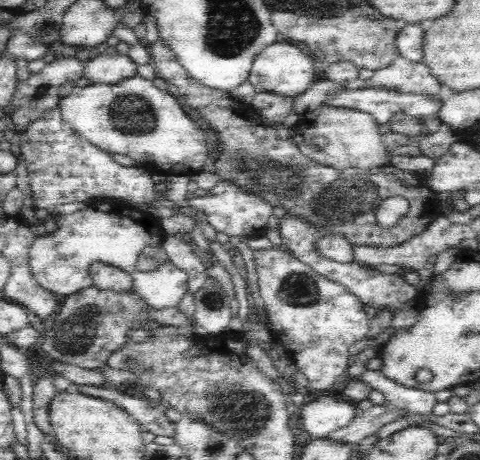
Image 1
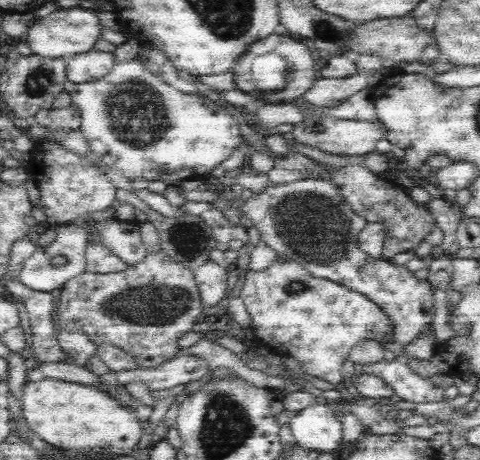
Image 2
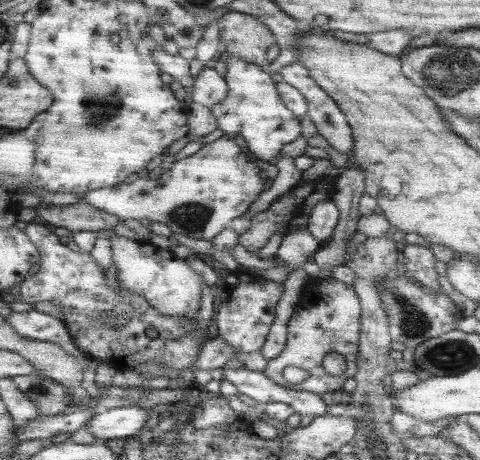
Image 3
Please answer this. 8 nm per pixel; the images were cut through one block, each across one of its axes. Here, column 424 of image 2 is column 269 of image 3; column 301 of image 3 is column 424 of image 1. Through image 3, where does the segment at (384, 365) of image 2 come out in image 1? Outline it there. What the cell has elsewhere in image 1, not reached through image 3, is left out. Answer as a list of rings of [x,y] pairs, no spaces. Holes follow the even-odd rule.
[[[380,370],[364,372],[362,382],[366,382],[372,390],[382,392],[388,404],[392,404],[394,410],[402,410],[406,414],[422,414],[430,416],[432,408],[436,404],[436,396],[418,388],[404,388],[398,386],[394,380],[386,378]]]

